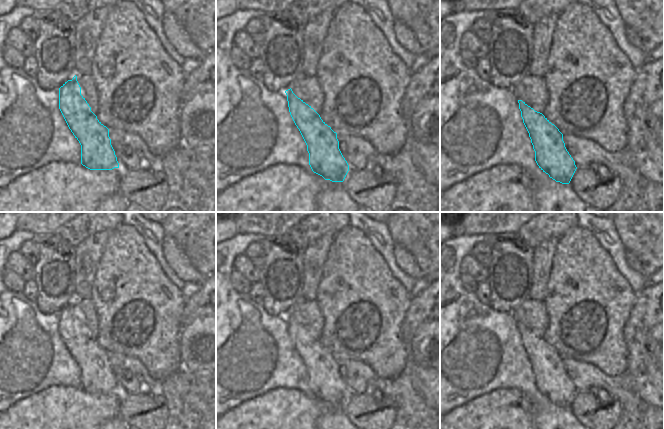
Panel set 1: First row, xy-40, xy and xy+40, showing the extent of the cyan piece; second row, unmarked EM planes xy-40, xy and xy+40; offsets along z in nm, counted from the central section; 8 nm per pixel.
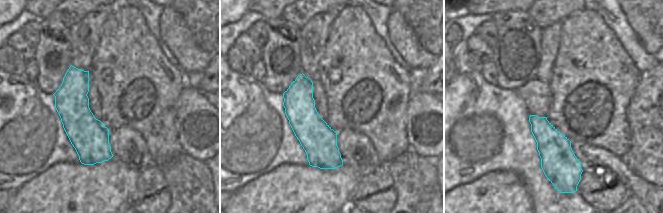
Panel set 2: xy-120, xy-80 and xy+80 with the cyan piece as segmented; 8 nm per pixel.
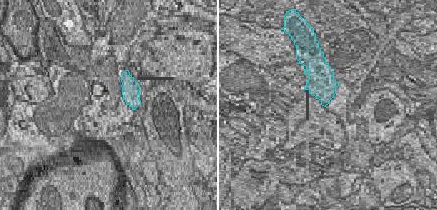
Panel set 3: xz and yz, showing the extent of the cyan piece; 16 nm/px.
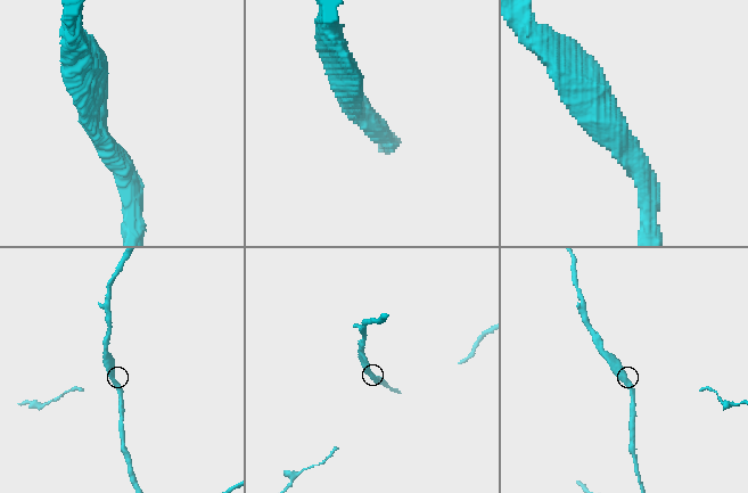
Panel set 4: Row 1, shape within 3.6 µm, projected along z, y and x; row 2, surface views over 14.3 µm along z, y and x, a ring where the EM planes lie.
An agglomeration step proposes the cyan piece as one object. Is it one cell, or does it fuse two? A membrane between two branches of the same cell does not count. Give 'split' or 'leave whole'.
split

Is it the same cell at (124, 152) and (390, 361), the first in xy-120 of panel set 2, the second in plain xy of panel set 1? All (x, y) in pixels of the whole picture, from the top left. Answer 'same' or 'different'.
different

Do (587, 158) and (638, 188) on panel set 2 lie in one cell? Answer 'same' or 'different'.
same

